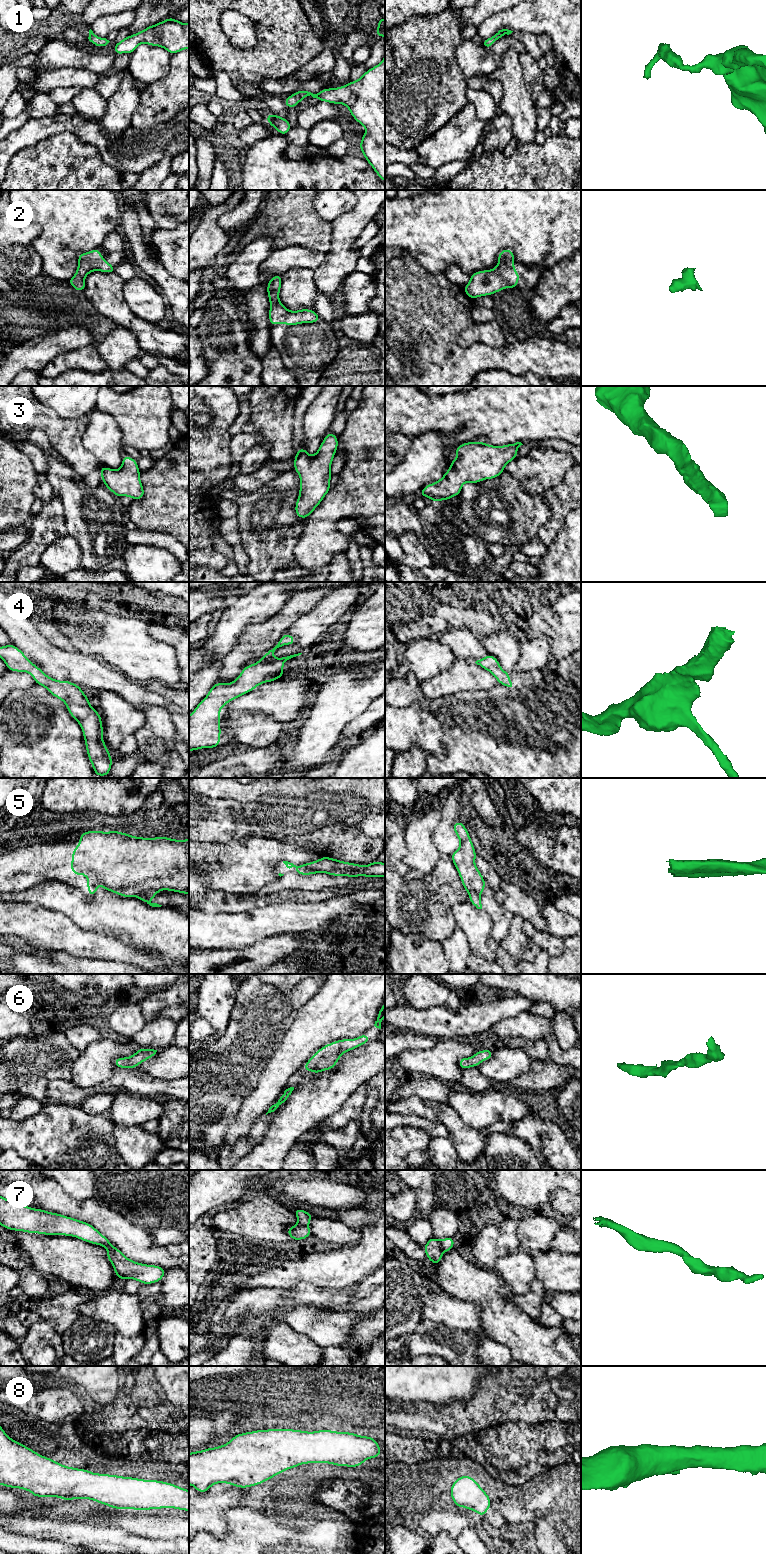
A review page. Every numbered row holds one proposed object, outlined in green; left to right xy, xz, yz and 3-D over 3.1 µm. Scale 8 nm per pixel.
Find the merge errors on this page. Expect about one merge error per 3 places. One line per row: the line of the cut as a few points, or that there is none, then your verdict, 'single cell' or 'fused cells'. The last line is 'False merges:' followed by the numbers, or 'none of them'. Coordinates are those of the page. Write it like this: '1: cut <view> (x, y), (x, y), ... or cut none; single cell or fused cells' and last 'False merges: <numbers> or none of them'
1: cut none; single cell
2: cut none; single cell
3: cut none; single cell
4: cut none; single cell
5: cut xz (362, 865), (359, 868), (338, 868), (336, 866); fused cells
6: cut none; single cell
7: cut none; single cell
8: cut none; single cell
False merges: 5

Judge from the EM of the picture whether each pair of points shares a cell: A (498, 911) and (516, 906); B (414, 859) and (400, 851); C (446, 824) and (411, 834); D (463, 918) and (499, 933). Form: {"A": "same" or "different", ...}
{"A": "different", "B": "different", "C": "different", "D": "different"}

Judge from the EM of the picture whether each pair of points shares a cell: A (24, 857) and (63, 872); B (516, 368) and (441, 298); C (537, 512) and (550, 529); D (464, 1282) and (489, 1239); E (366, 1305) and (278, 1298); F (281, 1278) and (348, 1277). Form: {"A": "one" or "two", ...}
{"A": "one", "B": "one", "C": "two", "D": "two", "E": "one", "F": "one"}

